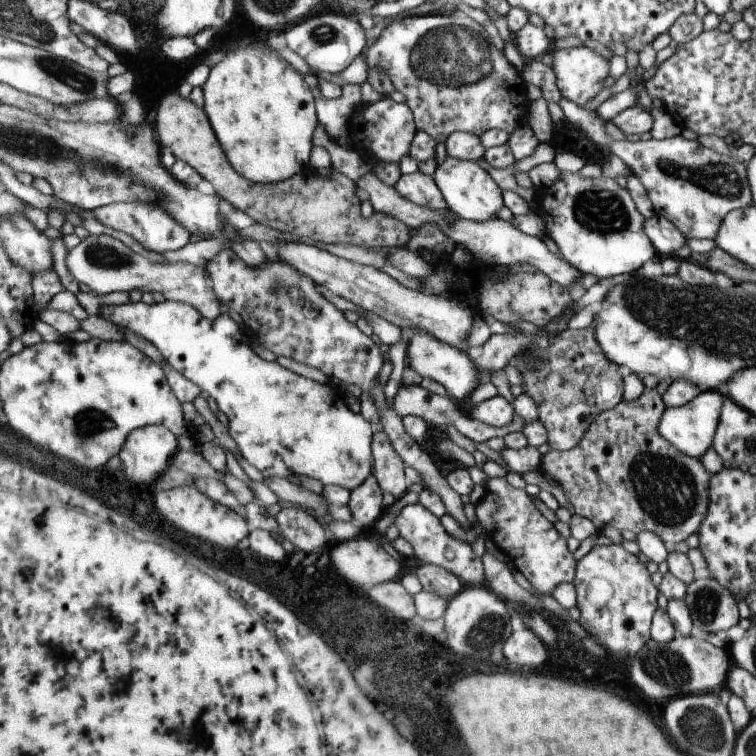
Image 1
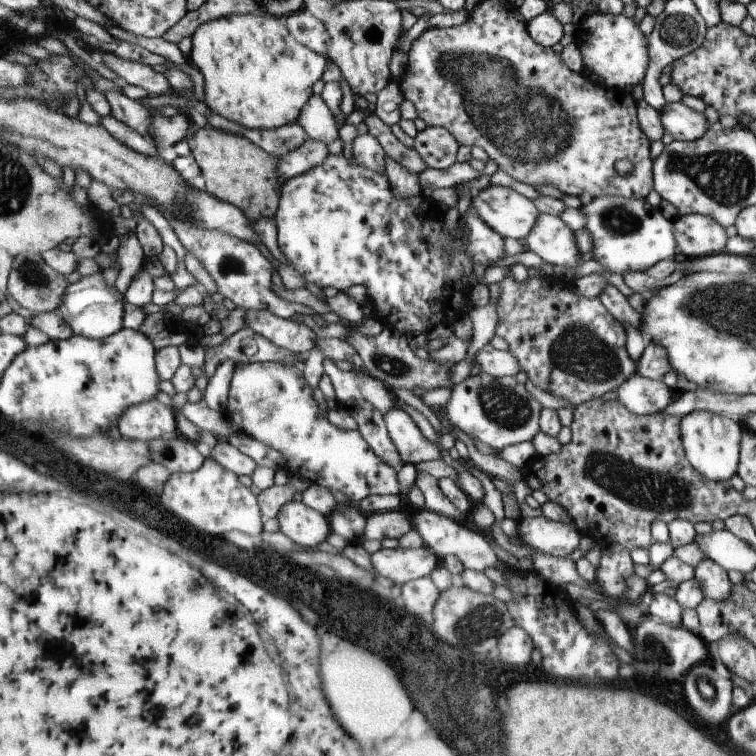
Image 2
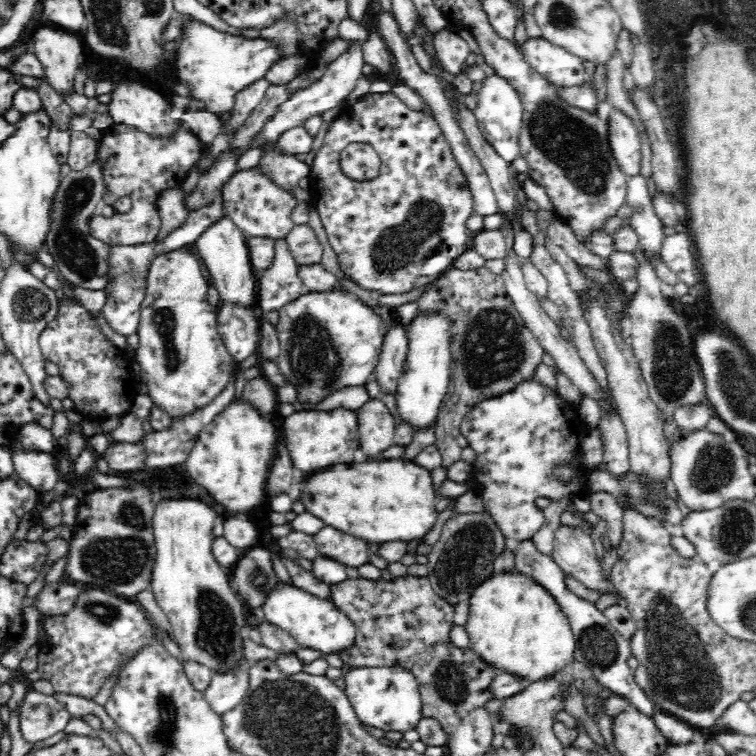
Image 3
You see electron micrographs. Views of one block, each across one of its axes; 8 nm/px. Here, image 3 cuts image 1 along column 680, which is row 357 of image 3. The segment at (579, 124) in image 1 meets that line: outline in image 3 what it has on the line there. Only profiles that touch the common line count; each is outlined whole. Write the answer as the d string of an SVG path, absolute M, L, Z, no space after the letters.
M184 246L154 258L146 276L147 288L137 330L139 343L134 357L140 365L139 382L148 387L147 395L154 405L170 413L172 418L189 415L212 402L226 388L238 365L218 334L217 311L208 302L209 283L200 268L196 256Z

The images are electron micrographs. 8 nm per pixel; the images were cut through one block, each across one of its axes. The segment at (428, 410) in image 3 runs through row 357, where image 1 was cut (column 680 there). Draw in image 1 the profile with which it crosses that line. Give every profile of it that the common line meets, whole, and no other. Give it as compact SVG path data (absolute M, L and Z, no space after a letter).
M718 391L701 392L684 406L666 406L660 422L660 433L666 442L670 442L674 448L690 457L699 459L700 456L713 448L714 434L718 430L720 422L720 412L726 396Z

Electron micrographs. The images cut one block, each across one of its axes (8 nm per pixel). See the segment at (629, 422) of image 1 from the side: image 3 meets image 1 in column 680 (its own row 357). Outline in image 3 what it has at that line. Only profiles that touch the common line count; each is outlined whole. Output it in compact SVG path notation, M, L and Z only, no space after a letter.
M452 266L440 278L436 279L434 284L430 285L428 290L425 290L417 303L418 313L422 311L444 313L444 315L450 317L451 322L450 351L452 351L452 364L450 364L450 384L435 422L435 445L442 455L441 467L448 470L450 464L460 459L460 453L463 449L456 441L456 436L461 433L459 428L463 416L470 412L476 404L500 396L516 388L522 381L534 378L535 370L541 363L545 350L524 326L522 315L519 314L511 298L508 297L501 274L494 273L484 266L472 270L460 270Z

